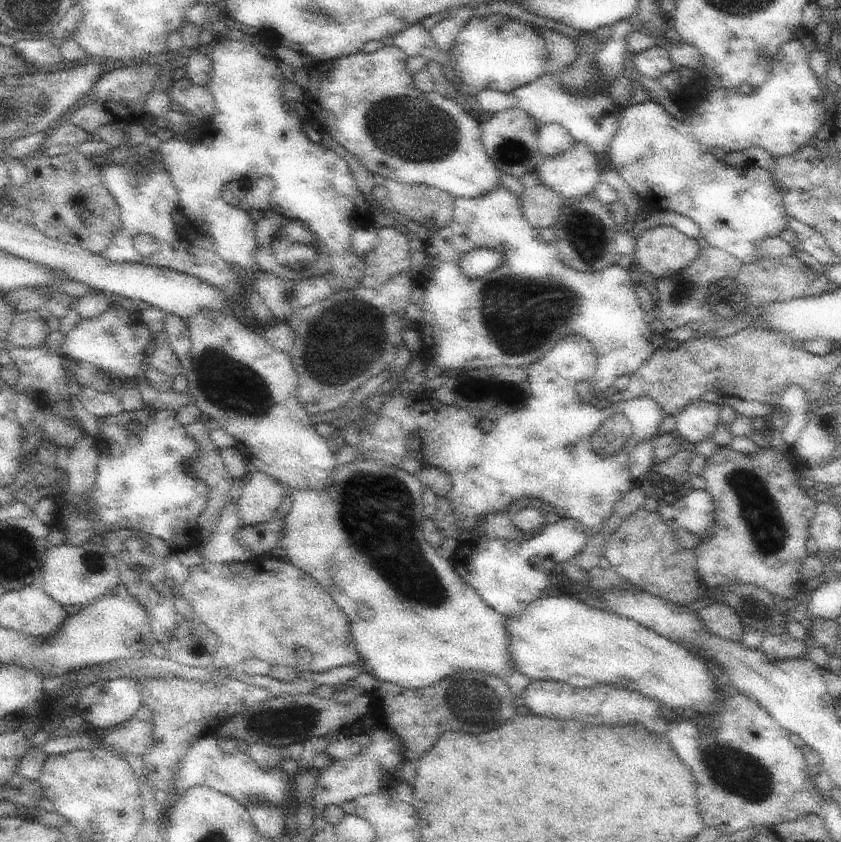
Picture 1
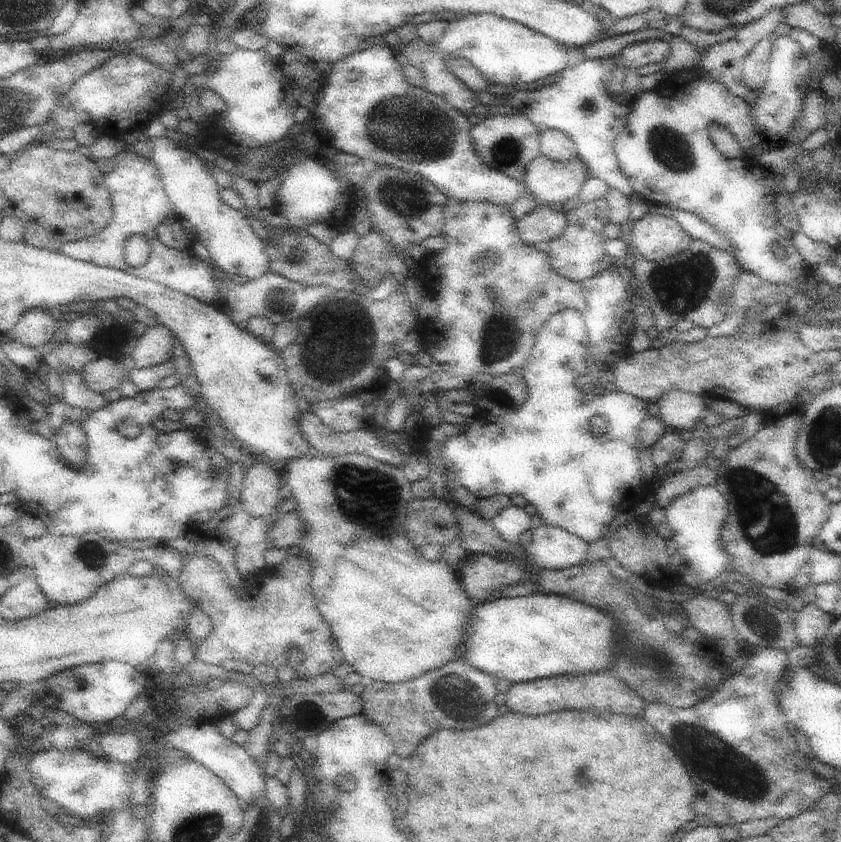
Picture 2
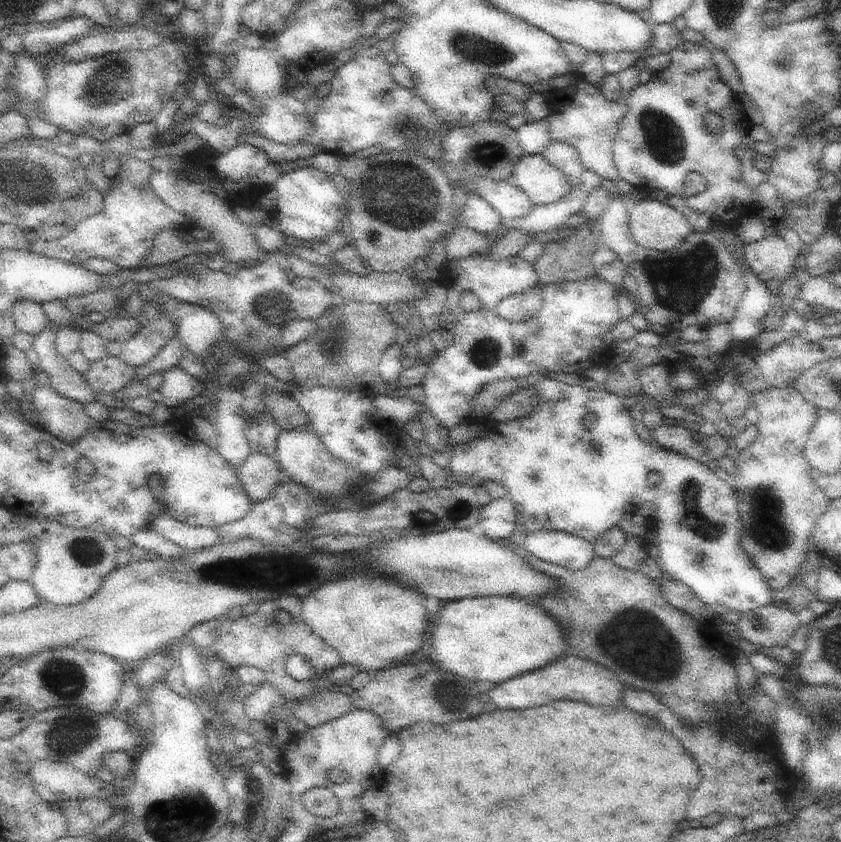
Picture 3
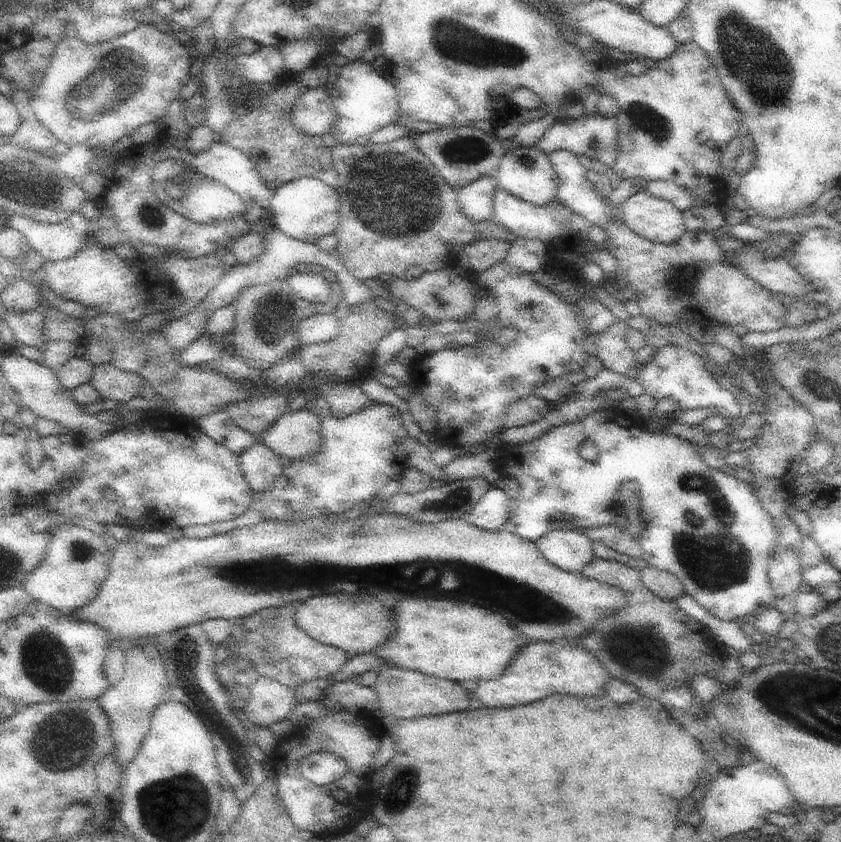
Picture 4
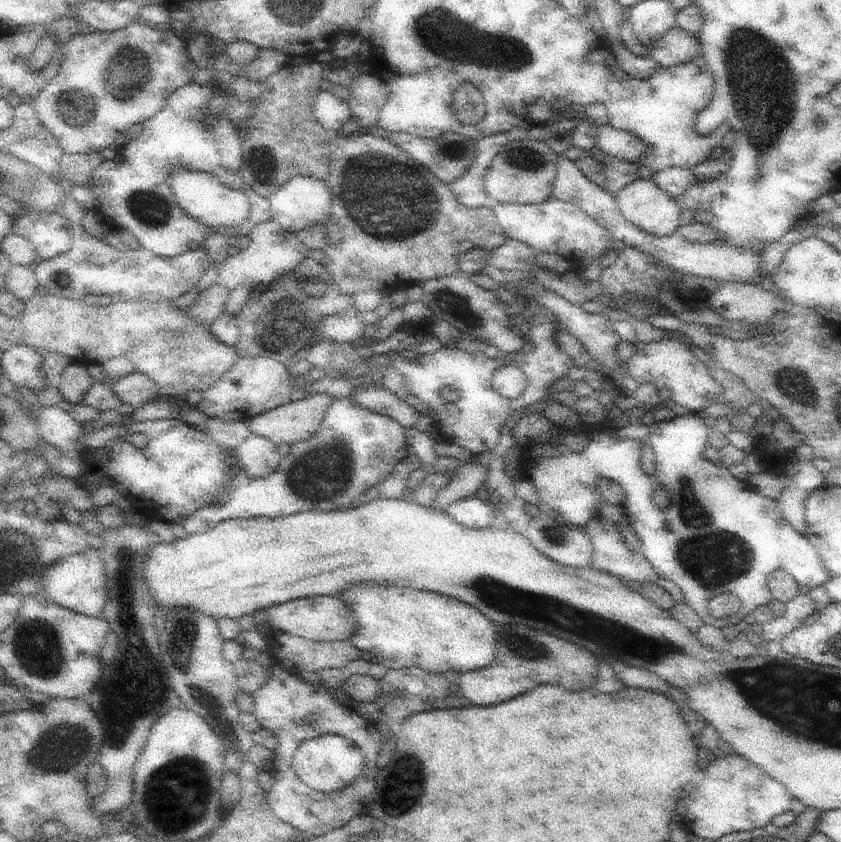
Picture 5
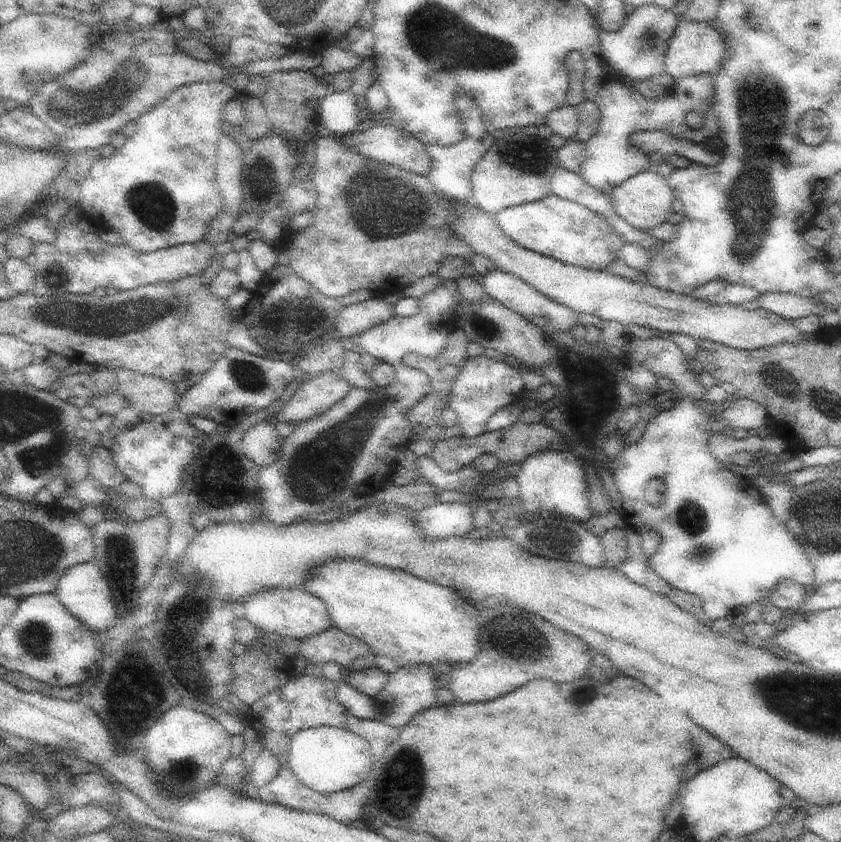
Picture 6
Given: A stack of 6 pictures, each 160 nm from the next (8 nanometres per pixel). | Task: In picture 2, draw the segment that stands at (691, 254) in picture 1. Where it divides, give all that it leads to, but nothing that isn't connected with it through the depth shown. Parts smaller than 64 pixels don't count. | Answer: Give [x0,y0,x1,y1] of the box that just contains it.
[628,212,693,260]

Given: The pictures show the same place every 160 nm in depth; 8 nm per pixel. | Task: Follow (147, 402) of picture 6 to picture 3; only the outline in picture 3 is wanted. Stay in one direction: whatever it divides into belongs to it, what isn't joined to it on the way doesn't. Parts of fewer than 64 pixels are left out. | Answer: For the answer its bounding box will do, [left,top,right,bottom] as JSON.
[86,356,136,394]

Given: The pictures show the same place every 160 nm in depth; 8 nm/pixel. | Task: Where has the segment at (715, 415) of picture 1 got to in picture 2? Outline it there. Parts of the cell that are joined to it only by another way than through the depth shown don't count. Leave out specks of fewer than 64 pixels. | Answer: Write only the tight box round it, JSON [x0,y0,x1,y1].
[657,388,709,436]

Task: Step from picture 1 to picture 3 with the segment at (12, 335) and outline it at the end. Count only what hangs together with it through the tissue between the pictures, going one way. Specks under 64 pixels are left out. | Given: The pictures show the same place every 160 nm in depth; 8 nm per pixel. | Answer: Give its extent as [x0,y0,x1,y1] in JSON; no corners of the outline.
[12,299,50,338]

